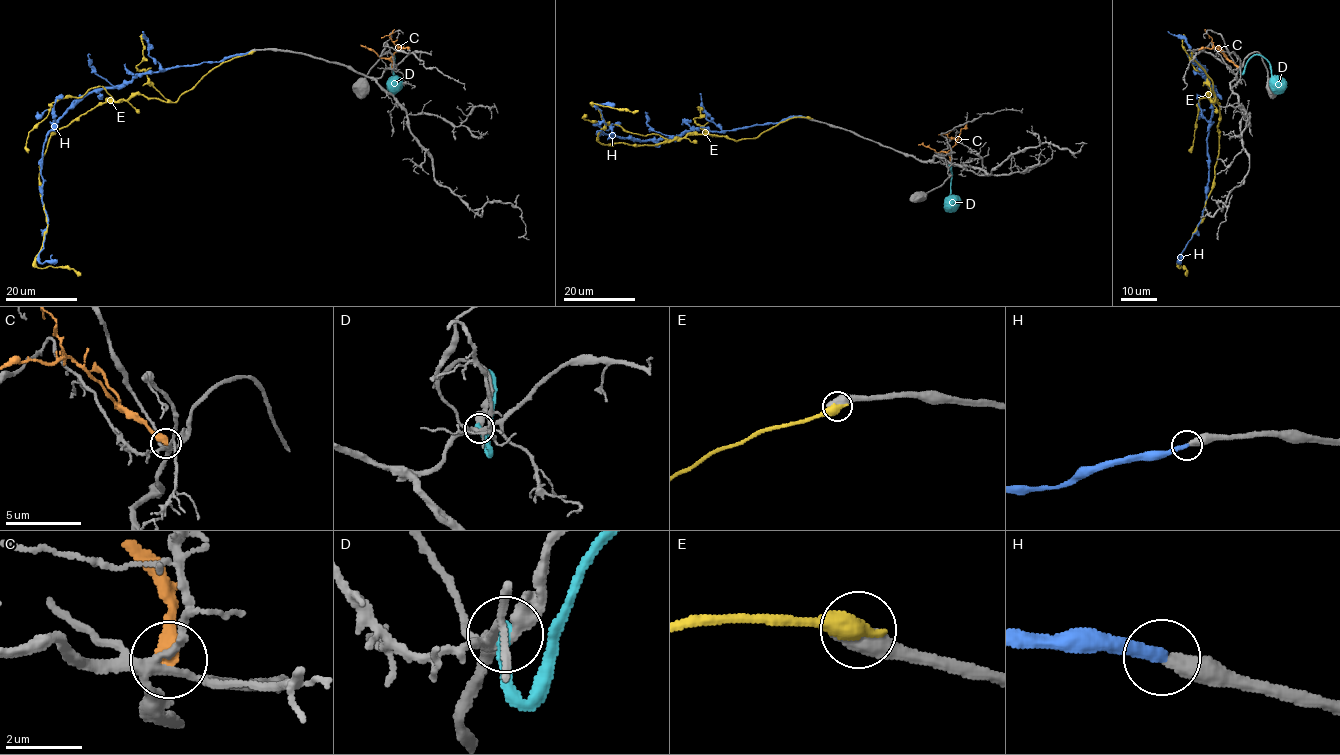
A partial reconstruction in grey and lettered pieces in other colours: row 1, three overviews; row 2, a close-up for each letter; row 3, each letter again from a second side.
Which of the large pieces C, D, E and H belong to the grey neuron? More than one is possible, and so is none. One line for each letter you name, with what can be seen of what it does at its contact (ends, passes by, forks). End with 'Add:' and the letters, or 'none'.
H: it ends there
Add: H

